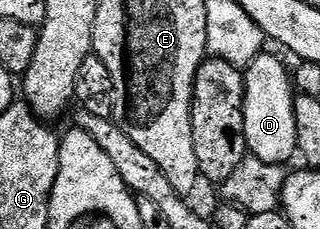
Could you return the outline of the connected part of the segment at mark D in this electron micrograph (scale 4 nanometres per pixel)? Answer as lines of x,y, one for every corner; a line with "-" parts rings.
268,52
261,53
259,59
247,67
244,75
244,131
251,157
284,164
291,154
297,153
292,111
294,90
289,83
288,86
283,76
276,74
276,62

